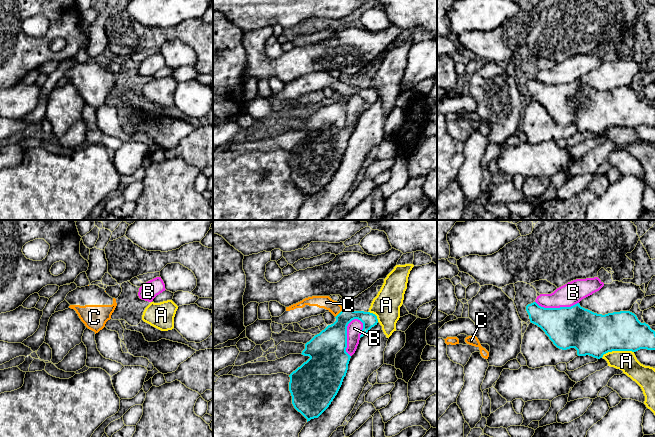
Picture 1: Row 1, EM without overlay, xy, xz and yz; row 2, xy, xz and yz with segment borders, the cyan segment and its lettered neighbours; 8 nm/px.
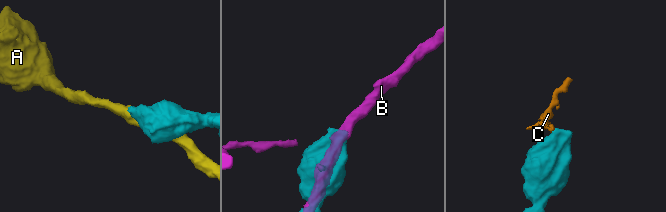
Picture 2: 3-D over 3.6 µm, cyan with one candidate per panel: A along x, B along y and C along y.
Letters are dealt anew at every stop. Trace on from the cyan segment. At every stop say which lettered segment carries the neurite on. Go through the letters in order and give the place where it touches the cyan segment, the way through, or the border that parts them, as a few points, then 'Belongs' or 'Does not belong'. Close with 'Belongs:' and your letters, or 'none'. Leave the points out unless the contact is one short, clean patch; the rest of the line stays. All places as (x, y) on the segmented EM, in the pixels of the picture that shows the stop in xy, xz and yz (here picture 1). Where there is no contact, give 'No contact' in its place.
A: Touches cyan at yz (617, 350). Does not belong
B: Touches cyan at xz (346, 336). Does not belong
C: Touches cyan at xz (339, 313). Path across: xz (331, 343), (339, 328), (339, 313), (326, 302). Belongs
Belongs: C

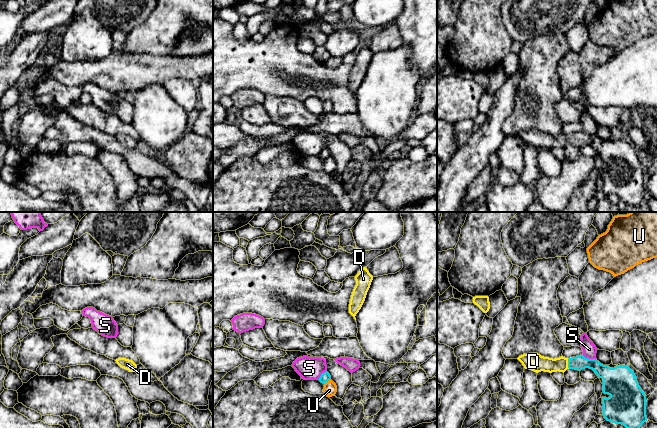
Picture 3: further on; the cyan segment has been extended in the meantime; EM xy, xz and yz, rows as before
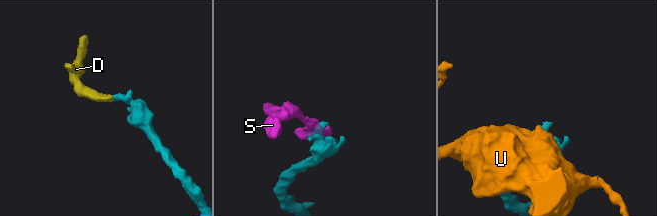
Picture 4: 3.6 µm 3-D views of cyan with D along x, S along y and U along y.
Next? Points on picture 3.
D: Touches cyan at yz (568, 364). Belongs
S: Touches cyan at yz (589, 359). Does not belong
U: Touches cyan at xz (327, 381). Does not belong
Belongs: D

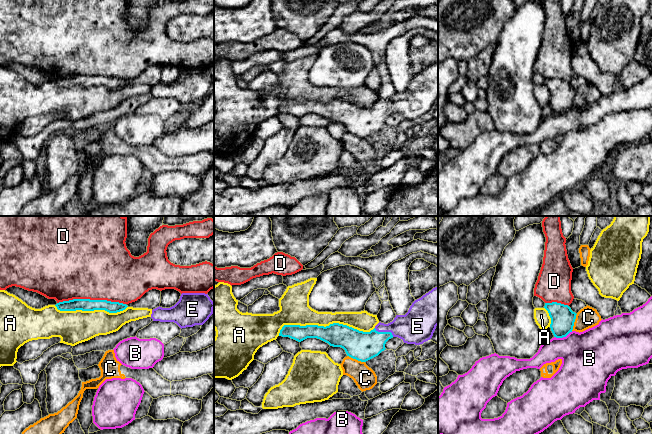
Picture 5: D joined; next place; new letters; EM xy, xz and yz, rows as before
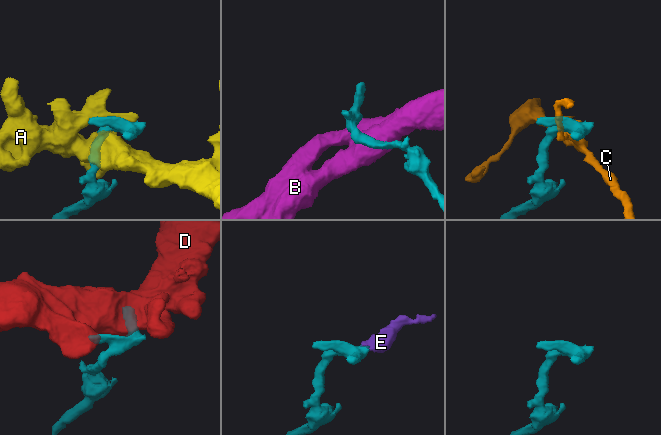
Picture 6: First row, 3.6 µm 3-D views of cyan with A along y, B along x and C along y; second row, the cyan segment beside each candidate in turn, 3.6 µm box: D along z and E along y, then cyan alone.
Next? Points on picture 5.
A: Touches cyan at xz (323, 326). Does not belong
B: Touches cyan at yz (563, 336). Does not belong
C: Touches cyan at xz (356, 359). Does not belong
D: Touches cyan at xy (91, 300). Does not belong
E: Touches cyan at xz (384, 332). Path across: xz (362, 346), (371, 344), (384, 332), (399, 327), (414, 327). Belongs
Belongs: E

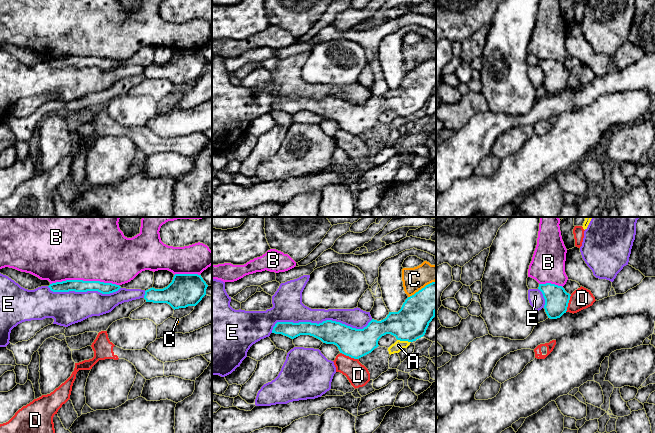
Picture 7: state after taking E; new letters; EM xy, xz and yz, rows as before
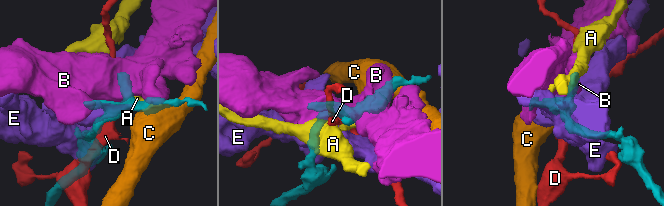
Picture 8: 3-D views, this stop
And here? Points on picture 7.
A: Touches cyan at xz (404, 340). Boundary: xz (397, 339), (410, 342). Does not belong
B: Touches cyan at xy (84, 281). Does not belong
C: Touches cyan at xz (422, 288). Does not belong
D: Touches cyan at xz (349, 356). Does not belong
E: Touches cyan at xz (319, 323). Does not belong
Belongs: none

